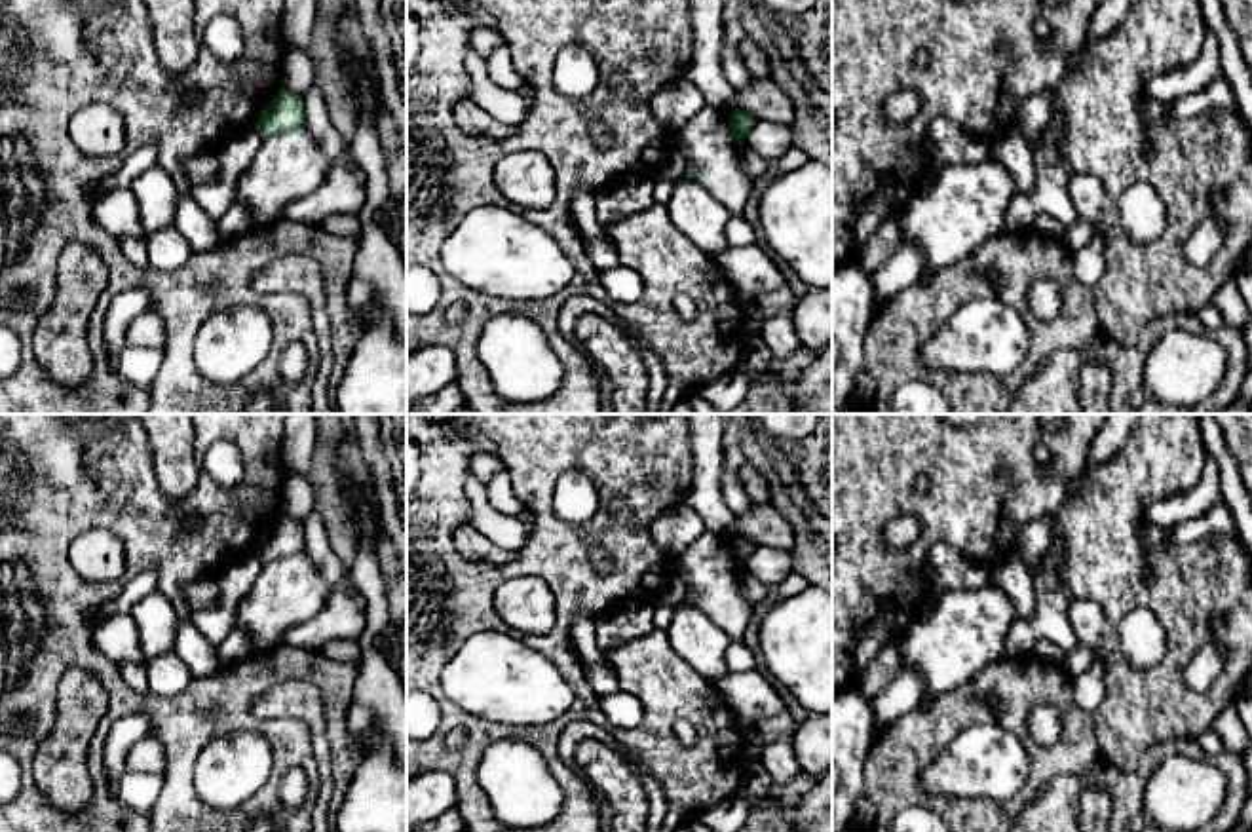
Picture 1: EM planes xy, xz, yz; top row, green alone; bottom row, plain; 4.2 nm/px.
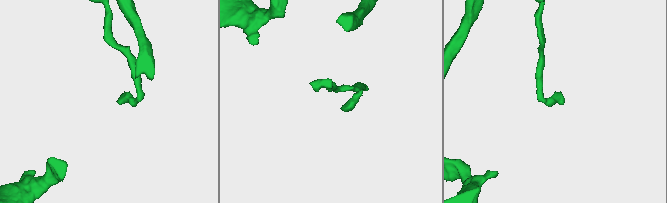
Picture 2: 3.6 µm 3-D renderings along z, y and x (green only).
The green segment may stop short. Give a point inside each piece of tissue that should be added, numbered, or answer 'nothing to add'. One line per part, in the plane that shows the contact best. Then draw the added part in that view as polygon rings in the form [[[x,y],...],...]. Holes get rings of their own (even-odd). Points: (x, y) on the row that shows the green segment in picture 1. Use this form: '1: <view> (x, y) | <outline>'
nothing to add

